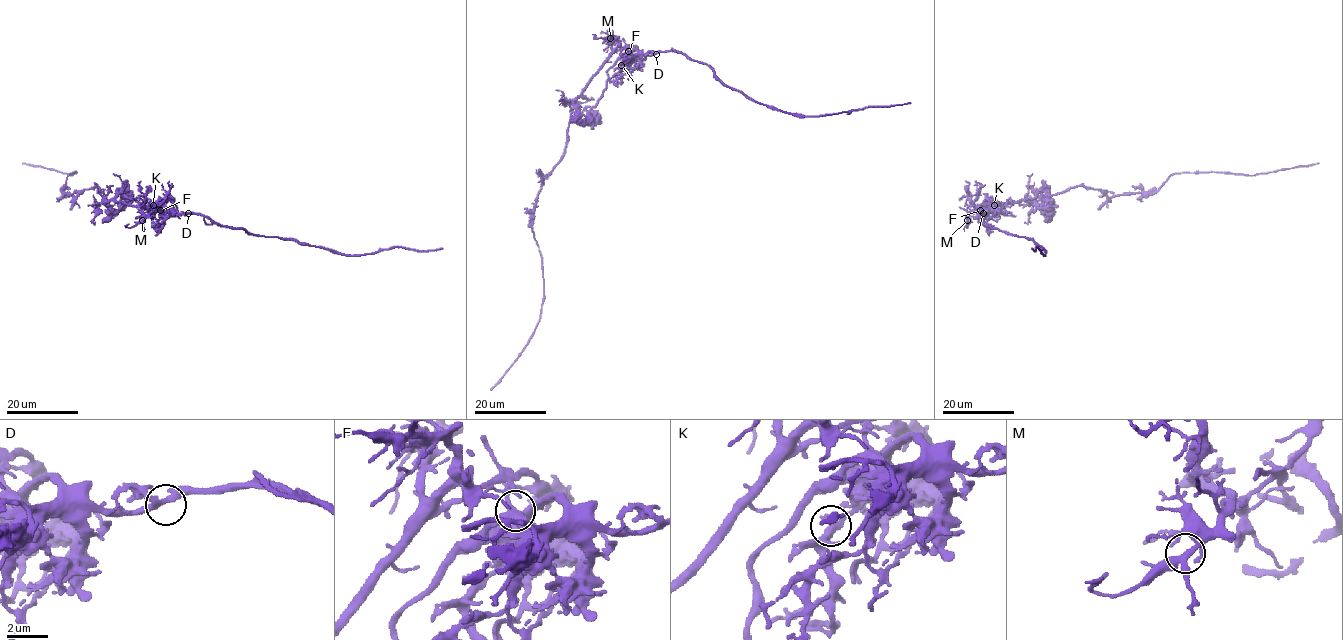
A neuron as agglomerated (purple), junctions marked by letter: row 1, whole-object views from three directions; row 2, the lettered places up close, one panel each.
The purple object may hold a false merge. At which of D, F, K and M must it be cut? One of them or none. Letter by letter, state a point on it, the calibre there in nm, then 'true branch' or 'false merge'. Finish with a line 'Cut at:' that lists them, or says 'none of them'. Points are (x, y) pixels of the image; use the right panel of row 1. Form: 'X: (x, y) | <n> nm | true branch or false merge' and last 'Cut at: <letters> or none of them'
D: (983, 213) | 320 nm | true branch
F: (980, 210) | 280 nm | false merge
K: (994, 205) | 320 nm | true branch
M: (967, 220) | 300 nm | true branch
Cut at: F

